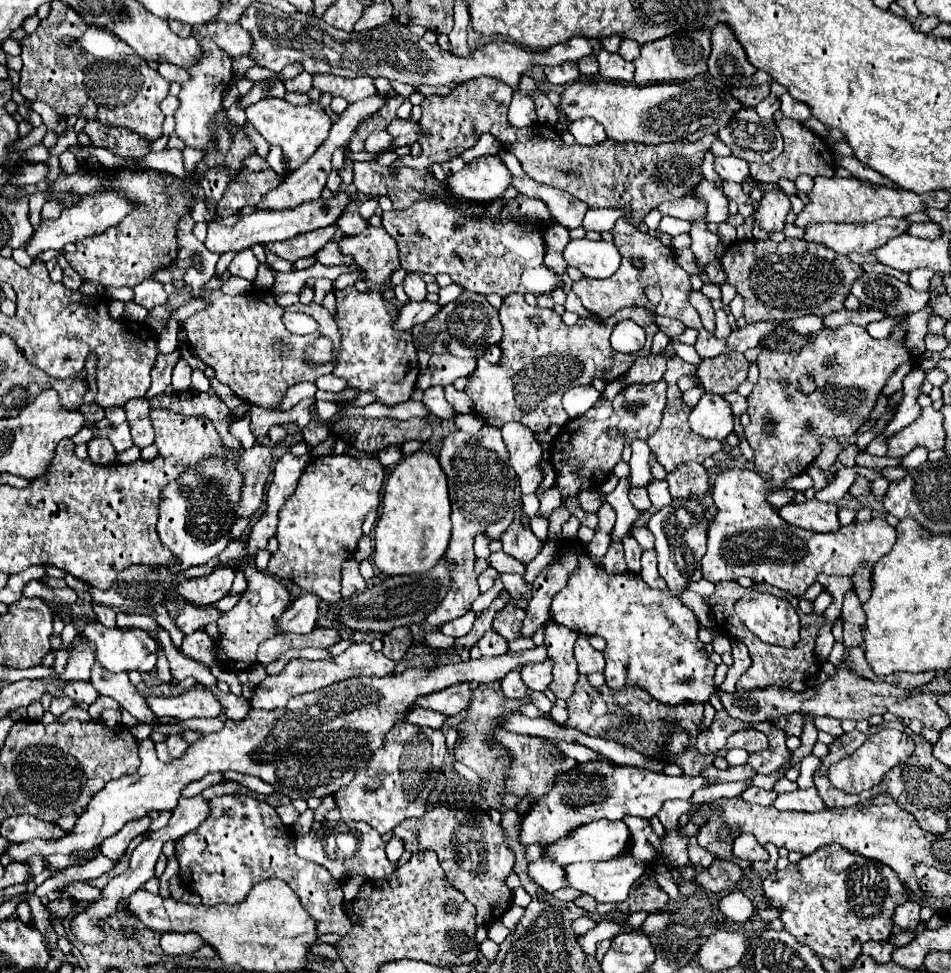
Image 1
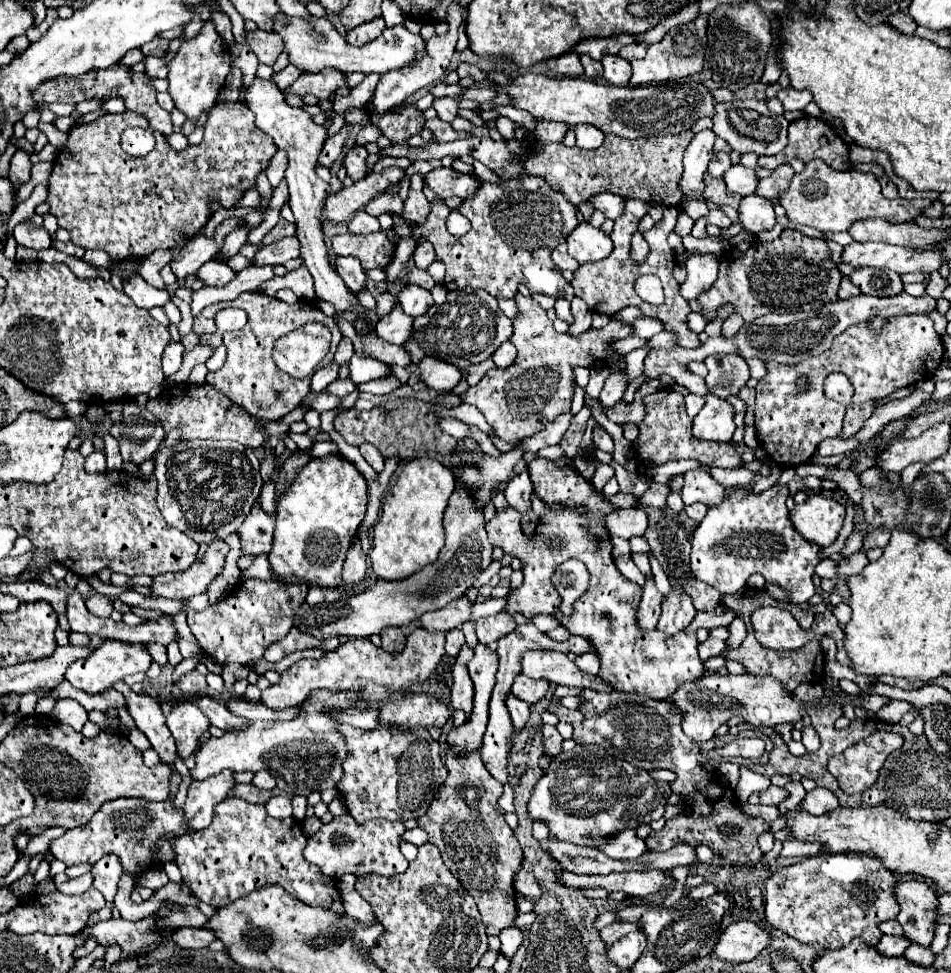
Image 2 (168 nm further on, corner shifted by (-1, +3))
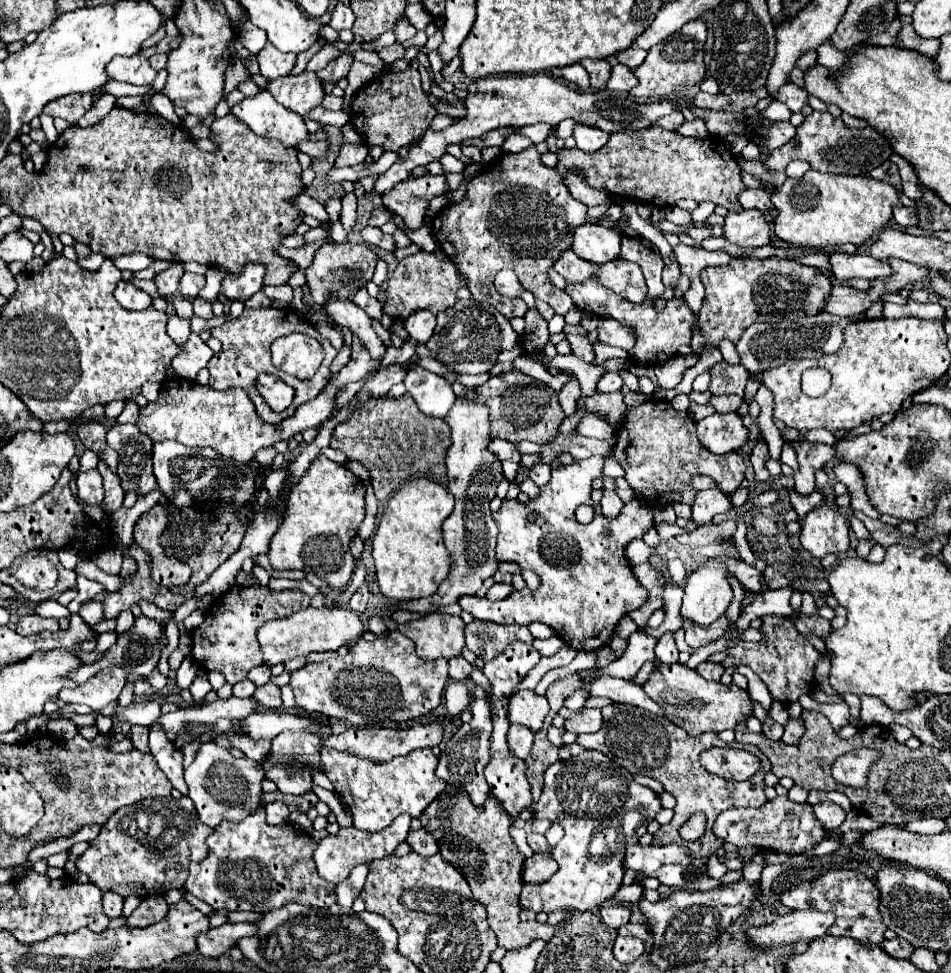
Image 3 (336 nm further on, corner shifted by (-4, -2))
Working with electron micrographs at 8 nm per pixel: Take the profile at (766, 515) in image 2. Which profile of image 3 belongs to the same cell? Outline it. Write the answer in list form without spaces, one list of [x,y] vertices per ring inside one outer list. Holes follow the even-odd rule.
[[[719,561],[693,571],[685,583],[681,617],[697,627],[707,627],[719,619],[733,597],[727,573],[725,563]]]

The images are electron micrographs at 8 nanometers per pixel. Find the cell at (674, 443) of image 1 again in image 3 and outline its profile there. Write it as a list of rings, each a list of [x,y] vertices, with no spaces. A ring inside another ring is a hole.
[[[649,399],[637,407],[629,407],[627,415],[617,431],[617,443],[613,447],[613,457],[625,469],[625,479],[647,505],[669,505],[687,503],[693,505],[695,489],[691,487],[691,477],[709,475],[717,489],[725,495],[737,491],[745,477],[745,459],[739,453],[713,455],[703,449],[695,435],[695,421],[687,411],[675,411],[669,401]]]

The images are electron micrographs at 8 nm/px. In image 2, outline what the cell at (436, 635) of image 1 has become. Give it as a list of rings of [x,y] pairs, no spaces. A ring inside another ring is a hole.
[[[416,628],[408,634],[406,648],[400,654],[390,654],[380,646],[374,646],[370,640],[348,640],[336,650],[328,652],[322,660],[298,660],[286,672],[280,674],[280,680],[268,686],[262,692],[262,704],[270,710],[284,710],[290,706],[302,704],[302,700],[318,688],[334,690],[360,690],[364,700],[386,700],[388,692],[406,690],[414,682],[424,682],[434,674],[434,668],[444,656],[444,634],[442,632],[424,632]]]

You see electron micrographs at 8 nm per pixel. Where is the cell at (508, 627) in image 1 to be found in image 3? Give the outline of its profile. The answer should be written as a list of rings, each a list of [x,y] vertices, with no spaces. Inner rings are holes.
[[[473,619],[465,627],[465,647],[485,663],[503,653],[503,649],[515,641],[531,643],[533,635],[523,625],[497,625],[479,619]]]

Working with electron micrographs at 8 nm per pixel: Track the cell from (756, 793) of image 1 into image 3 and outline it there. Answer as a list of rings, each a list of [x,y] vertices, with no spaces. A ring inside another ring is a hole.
[[[775,797],[757,809],[727,809],[715,819],[713,833],[723,841],[733,843],[735,847],[755,847],[761,851],[789,855],[805,853],[827,837],[827,831],[823,825],[819,825],[813,807],[809,803],[793,803],[787,797]]]

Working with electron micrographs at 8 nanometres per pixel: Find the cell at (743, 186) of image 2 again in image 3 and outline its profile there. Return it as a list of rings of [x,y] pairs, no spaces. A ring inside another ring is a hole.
[[[745,189],[739,195],[739,203],[741,203],[743,209],[757,209],[757,211],[761,211],[765,221],[769,225],[773,225],[773,217],[771,217],[773,205],[771,205],[771,199],[769,199],[769,191],[765,191],[765,189]]]

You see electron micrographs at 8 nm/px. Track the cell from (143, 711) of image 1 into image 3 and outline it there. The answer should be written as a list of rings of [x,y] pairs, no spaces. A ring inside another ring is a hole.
[[[153,729],[149,733],[149,749],[151,749],[151,755],[159,763],[159,769],[167,775],[173,787],[181,795],[187,795],[187,785],[183,781],[183,753],[177,751],[167,739],[167,735],[159,729]]]

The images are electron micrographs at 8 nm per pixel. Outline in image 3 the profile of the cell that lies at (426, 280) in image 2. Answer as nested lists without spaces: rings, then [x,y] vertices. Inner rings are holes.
[[[419,251],[415,255],[403,257],[395,273],[387,279],[383,311],[389,317],[397,319],[407,319],[411,313],[417,313],[421,309],[437,315],[439,311],[447,311],[455,305],[457,291],[461,287],[465,287],[465,281],[459,277],[459,269],[455,269],[455,263],[451,259],[437,259],[435,253]]]

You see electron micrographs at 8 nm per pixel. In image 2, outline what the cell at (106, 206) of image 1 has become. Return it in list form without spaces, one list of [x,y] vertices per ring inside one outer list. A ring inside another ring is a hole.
[[[30,218],[22,220],[14,232],[12,232],[14,240],[26,248],[34,248],[34,250],[44,250],[52,246],[52,236],[44,226],[34,226],[30,222]]]

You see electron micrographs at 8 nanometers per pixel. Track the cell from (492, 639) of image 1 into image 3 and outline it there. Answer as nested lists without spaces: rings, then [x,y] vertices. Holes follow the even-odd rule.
[[[475,687],[475,699],[471,703],[471,711],[473,711],[473,719],[469,721],[469,725],[461,725],[461,729],[447,741],[445,751],[441,751],[435,775],[439,779],[443,779],[447,785],[459,785],[467,793],[467,797],[471,797],[471,803],[475,803],[479,809],[483,809],[483,801],[487,801],[487,795],[489,795],[489,785],[485,783],[483,769],[491,761],[489,737],[491,737],[493,723],[489,717],[489,705],[485,701],[483,689],[479,689],[479,687]]]

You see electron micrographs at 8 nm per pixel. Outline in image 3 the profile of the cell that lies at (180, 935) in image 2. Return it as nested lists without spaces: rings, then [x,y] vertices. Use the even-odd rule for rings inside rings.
[[[225,923],[217,929],[209,929],[197,937],[197,951],[205,957],[219,957],[227,953],[241,937],[257,933],[257,925],[251,923]]]

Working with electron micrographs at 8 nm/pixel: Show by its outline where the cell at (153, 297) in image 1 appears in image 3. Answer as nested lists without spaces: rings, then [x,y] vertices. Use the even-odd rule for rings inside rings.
[[[119,281],[119,285],[115,287],[115,299],[129,311],[143,311],[151,307],[151,297],[125,281]]]

